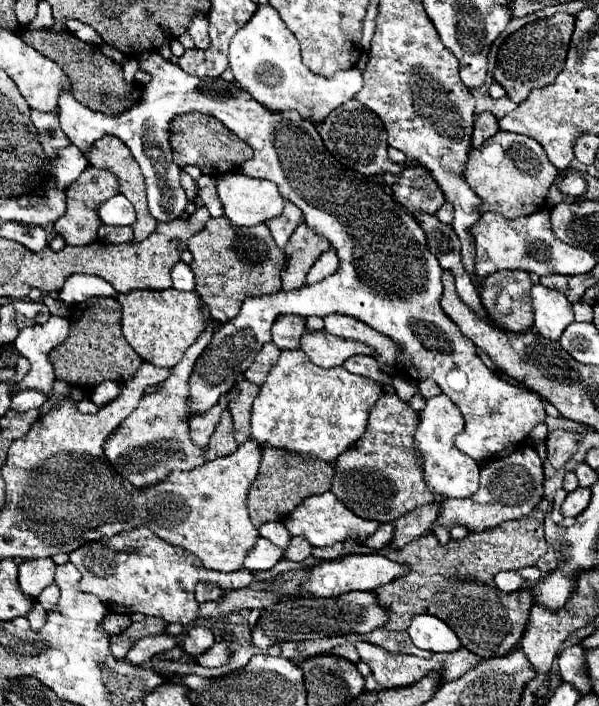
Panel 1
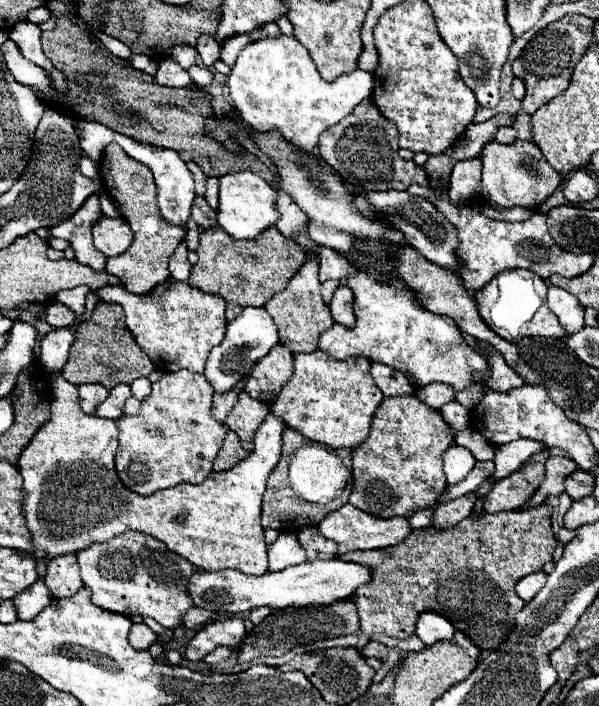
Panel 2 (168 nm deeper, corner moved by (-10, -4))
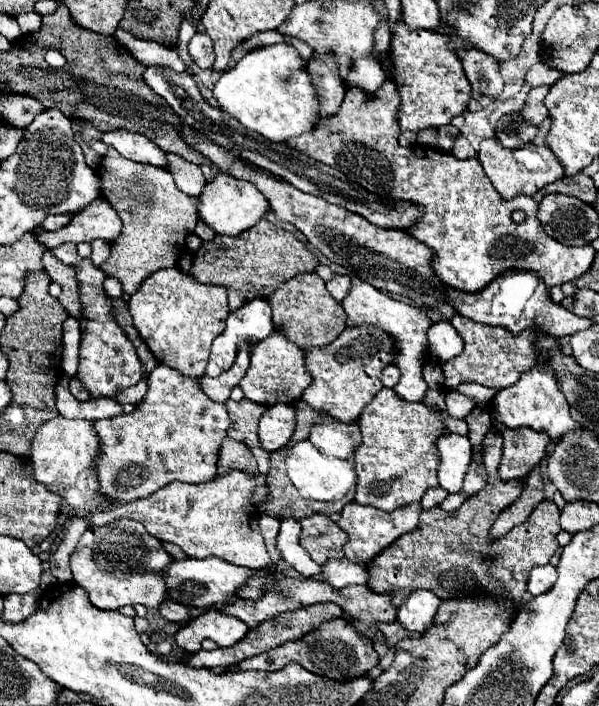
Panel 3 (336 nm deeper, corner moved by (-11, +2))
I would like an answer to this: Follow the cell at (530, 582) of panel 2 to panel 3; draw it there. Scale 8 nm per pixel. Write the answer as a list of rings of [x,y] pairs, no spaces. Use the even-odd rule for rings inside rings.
[[[547,564],[547,566],[535,566],[531,570],[529,582],[527,582],[529,594],[531,596],[539,596],[539,594],[551,590],[551,586],[555,584],[555,578],[557,578],[555,566],[551,566],[551,564]]]

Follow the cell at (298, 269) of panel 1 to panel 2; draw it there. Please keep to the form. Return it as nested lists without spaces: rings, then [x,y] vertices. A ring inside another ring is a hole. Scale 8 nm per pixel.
[[[310,254],[306,264],[302,264],[302,268],[288,282],[288,288],[284,292],[278,292],[274,298],[270,298],[264,308],[268,310],[268,314],[274,318],[276,326],[278,326],[282,346],[286,346],[292,354],[314,352],[318,346],[318,336],[334,324],[332,314],[326,308],[322,294],[320,294],[318,256]]]

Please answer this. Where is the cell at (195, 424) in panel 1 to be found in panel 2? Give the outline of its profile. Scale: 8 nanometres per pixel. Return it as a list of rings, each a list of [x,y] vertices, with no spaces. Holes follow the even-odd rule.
[[[236,384],[234,390],[228,392],[228,394],[214,394],[214,402],[212,402],[212,416],[214,416],[214,420],[218,420],[222,424],[226,422],[226,416],[230,414],[230,408],[234,408],[236,398],[242,392],[242,388],[244,388],[244,384]]]

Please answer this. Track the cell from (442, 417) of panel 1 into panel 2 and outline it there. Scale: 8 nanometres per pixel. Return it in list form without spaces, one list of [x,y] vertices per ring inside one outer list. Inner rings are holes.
[[[448,402],[448,404],[444,404],[444,406],[440,408],[440,414],[442,414],[444,422],[452,428],[454,434],[470,428],[470,424],[468,424],[468,420],[470,420],[468,410],[466,410],[464,406],[460,406],[458,402]]]

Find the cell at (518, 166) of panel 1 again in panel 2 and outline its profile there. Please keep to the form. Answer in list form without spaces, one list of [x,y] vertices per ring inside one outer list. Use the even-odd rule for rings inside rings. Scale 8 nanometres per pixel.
[[[516,140],[514,144],[488,142],[482,150],[481,183],[486,200],[502,208],[530,208],[538,210],[540,204],[560,186],[560,174],[548,164],[540,148],[530,140]]]

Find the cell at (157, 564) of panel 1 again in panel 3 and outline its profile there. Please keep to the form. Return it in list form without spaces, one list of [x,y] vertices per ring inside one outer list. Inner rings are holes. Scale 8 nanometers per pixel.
[[[119,518],[107,526],[89,526],[83,532],[71,554],[71,574],[75,584],[87,590],[91,604],[101,610],[117,610],[127,604],[159,608],[167,596],[161,572],[171,560],[161,540],[153,538],[139,522]]]

